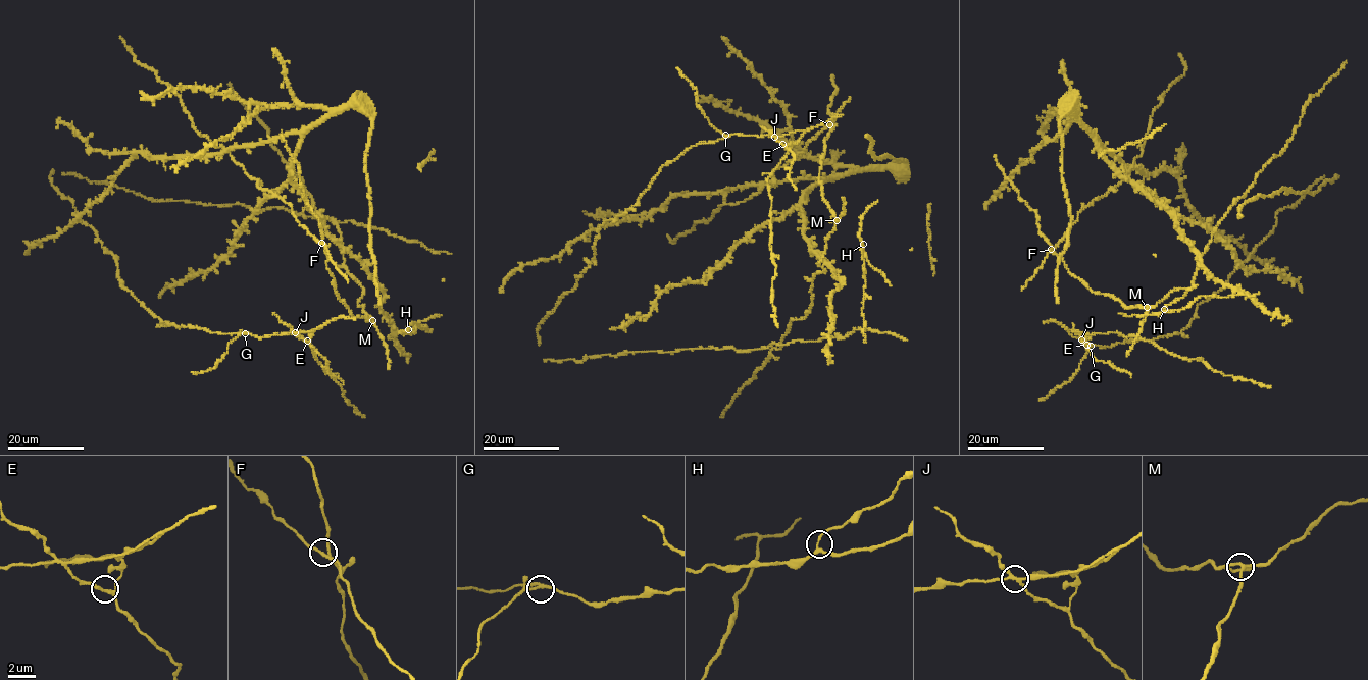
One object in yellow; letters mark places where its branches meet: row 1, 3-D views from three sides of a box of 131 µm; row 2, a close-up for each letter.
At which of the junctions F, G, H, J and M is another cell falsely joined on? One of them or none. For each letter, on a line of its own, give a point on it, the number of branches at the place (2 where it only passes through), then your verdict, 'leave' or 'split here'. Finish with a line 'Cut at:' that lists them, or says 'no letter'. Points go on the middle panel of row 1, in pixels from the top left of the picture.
F: (829, 124) | 4 | leave
G: (725, 135) | 4 | leave
H: (863, 244) | 3 | leave
J: (774, 137) | 4 | split here
M: (837, 220) | 3 | leave
Cut at: J

